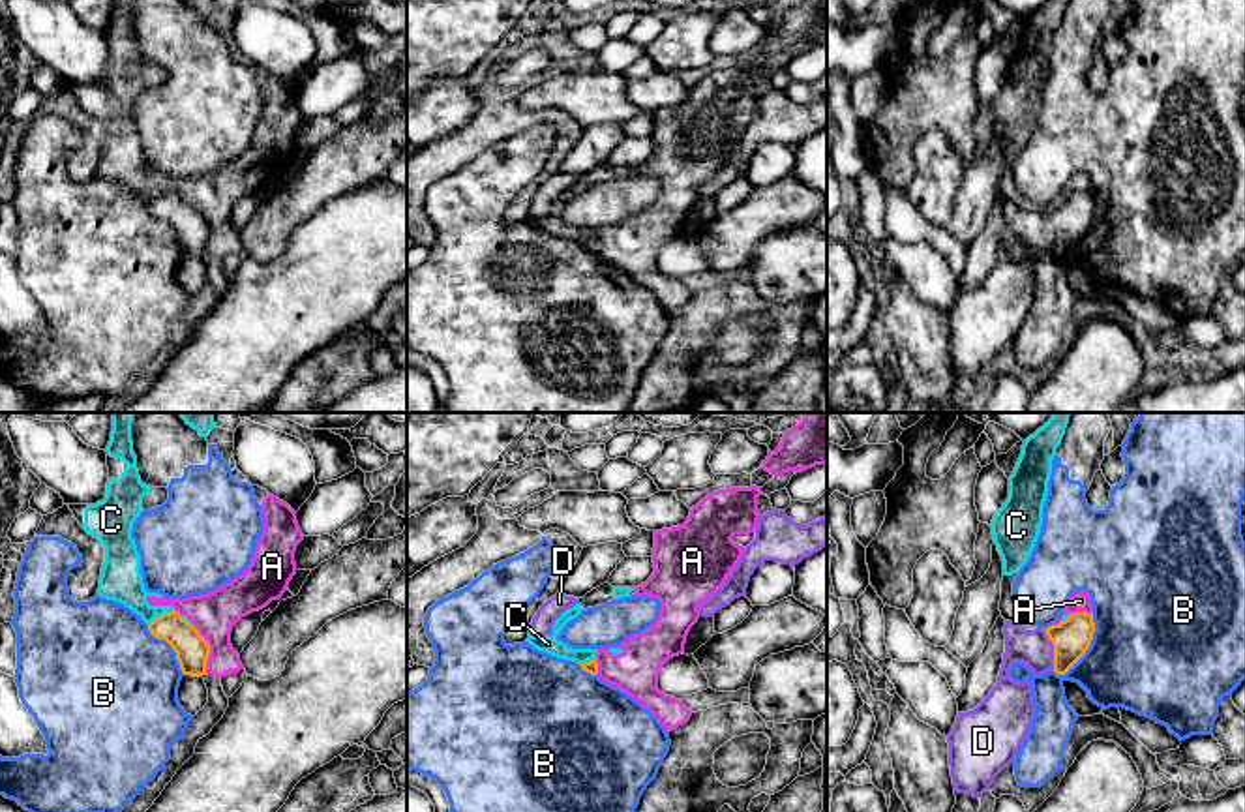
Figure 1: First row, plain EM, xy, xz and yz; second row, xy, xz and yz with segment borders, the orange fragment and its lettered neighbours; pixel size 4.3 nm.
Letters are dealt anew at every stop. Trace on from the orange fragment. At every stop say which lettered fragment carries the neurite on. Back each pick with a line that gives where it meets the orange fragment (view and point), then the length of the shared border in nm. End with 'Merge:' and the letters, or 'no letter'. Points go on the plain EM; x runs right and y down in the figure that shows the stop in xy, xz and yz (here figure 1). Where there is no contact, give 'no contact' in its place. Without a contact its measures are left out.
D: yz (1054, 227) | 180 nm
Merge: D

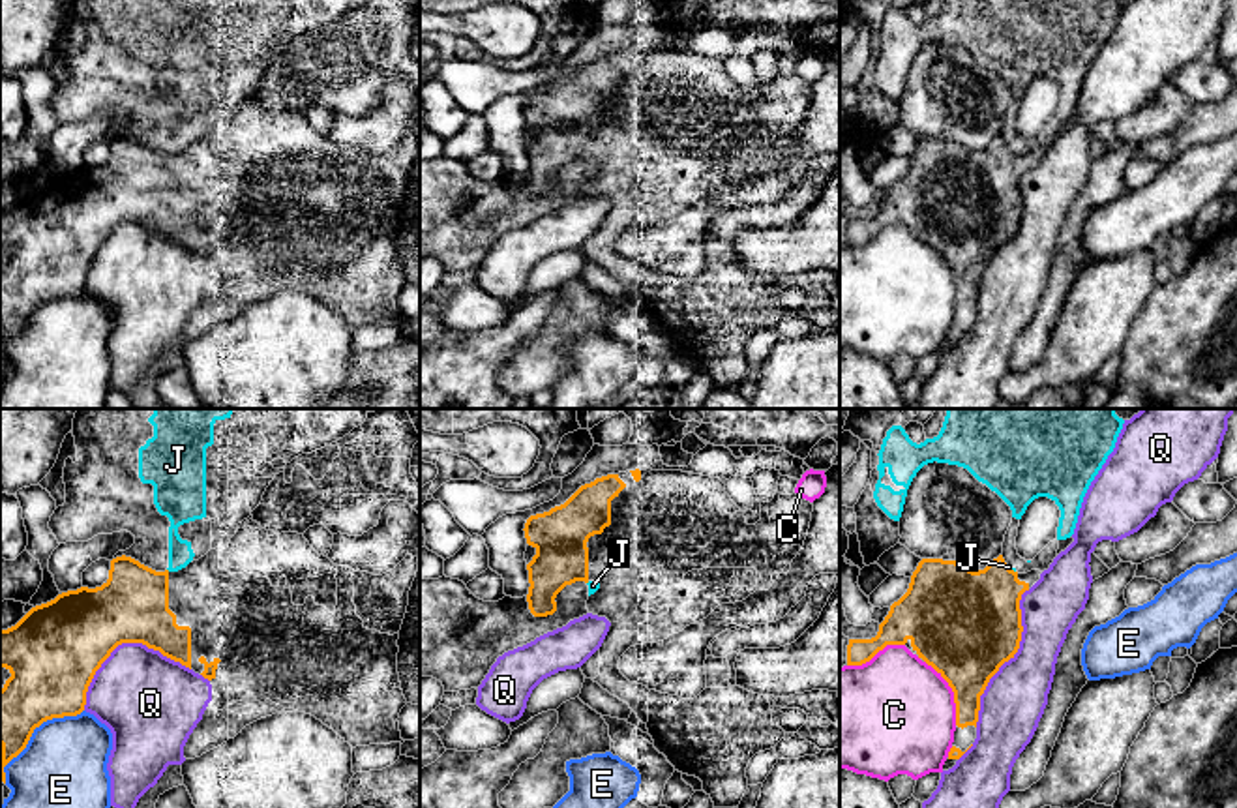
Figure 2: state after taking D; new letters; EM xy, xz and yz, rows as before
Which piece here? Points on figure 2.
Merge: no letter

